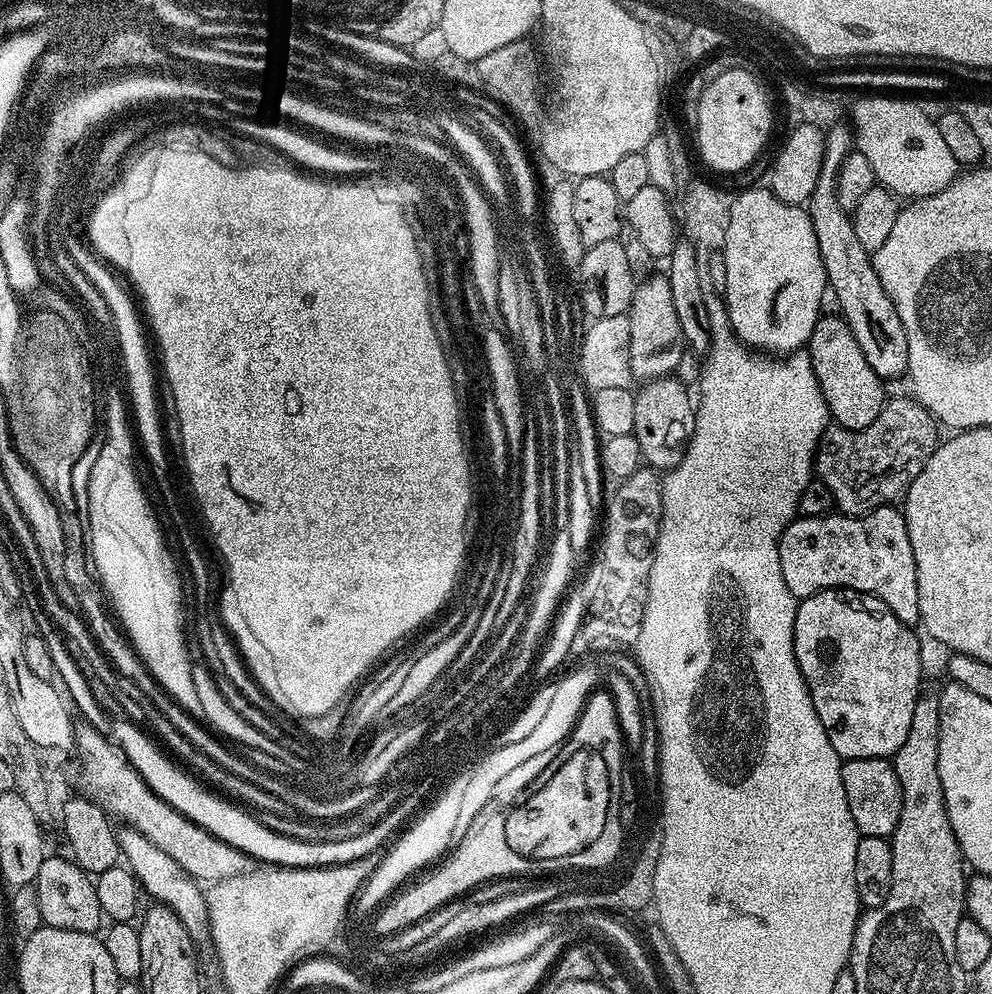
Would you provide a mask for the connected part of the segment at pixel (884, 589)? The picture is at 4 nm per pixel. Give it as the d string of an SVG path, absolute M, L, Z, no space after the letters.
M899 507L875 508L865 516L843 514L800 516L785 526L780 539L778 558L782 562L782 578L797 601L805 600L824 588L853 588L865 592L890 606L903 624L920 624L918 610L918 574L914 566L914 550L910 550L910 534L906 530L903 511Z

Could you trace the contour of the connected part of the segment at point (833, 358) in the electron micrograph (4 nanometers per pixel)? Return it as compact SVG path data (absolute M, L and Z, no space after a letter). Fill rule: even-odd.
M821 315L807 342L806 351L812 363L814 378L818 378L820 383L822 398L828 407L829 417L839 427L849 428L855 432L860 432L866 426L870 426L870 422L878 418L884 405L886 384L878 374L874 374L870 362L866 362L866 357L862 354L843 316Z

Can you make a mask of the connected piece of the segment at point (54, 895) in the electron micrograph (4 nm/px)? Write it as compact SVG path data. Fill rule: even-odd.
M45 855L44 864L38 866L34 887L38 894L38 910L42 910L44 924L58 930L99 933L102 913L95 879L80 869L75 860L64 856Z

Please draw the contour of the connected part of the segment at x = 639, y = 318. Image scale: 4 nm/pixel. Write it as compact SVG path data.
M653 274L639 283L632 293L630 318L630 368L640 382L665 379L675 373L682 354L682 330L674 307L672 291L665 275Z

